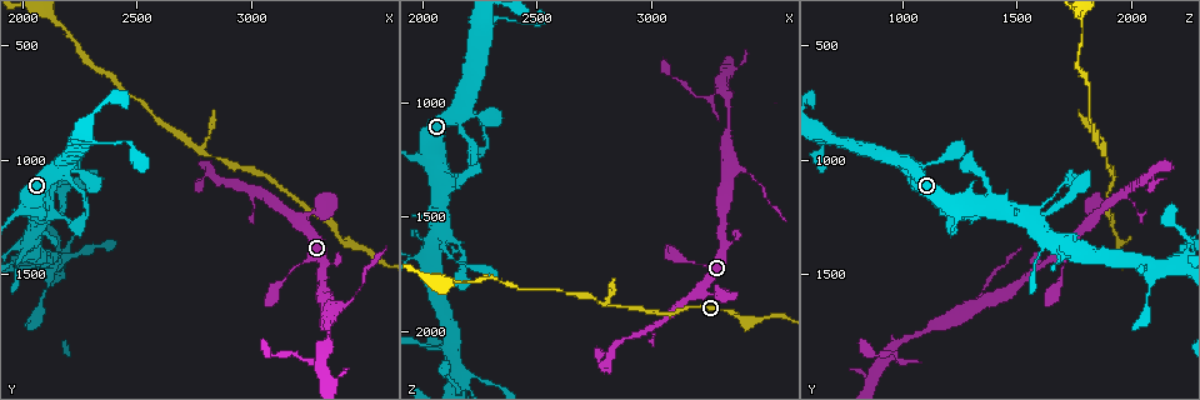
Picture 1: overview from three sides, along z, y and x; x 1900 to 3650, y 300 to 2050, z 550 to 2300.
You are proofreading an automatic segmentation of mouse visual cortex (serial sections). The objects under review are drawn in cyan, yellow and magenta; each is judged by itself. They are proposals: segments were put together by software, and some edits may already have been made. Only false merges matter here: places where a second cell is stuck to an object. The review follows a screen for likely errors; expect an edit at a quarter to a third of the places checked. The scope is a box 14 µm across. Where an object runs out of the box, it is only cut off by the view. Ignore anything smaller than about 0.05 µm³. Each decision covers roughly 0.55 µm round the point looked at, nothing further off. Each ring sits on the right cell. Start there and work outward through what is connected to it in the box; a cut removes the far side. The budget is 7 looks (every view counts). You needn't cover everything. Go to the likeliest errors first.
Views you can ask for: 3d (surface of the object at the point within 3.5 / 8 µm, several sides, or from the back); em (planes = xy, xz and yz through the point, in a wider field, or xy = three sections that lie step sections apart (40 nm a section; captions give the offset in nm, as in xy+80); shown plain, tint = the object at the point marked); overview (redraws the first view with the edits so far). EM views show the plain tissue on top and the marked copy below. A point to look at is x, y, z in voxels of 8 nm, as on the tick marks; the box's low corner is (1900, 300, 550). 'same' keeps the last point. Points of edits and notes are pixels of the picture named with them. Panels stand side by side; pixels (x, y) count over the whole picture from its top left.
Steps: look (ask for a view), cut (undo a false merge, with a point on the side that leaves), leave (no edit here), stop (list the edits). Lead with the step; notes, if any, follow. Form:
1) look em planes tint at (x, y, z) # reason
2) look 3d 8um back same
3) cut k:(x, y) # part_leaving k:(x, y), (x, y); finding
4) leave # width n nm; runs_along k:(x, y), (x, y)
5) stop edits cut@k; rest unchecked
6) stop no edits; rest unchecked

look 3d 8um at (3380, 1650, 1290) # small branch off a trunk

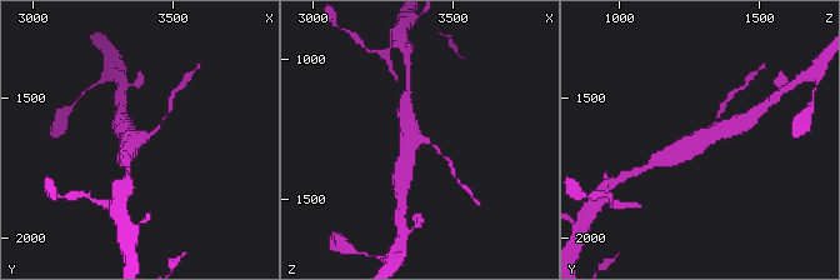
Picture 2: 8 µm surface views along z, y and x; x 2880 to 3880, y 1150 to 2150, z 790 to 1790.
look em xy step 1 tint at (3370, 1640, 1300) # arms 3; arm_widths 150, 500, 500 nm; now the EM

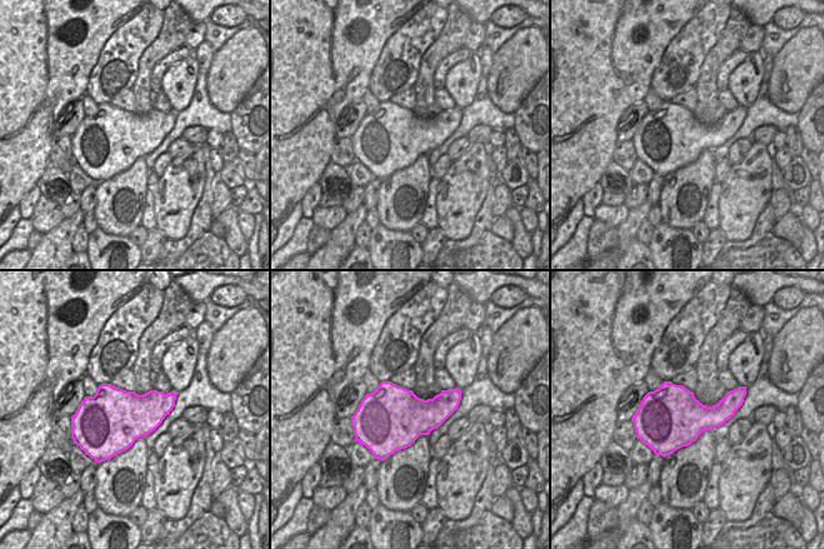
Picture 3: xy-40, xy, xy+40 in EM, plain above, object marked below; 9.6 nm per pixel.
cut 2:(723, 105) # part_leaving 2:(153, 131), (166, 115), (174, 91); two cells meet here

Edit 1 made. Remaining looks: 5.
look 3d 3.5um at (2780, 970, 1890) # a fork

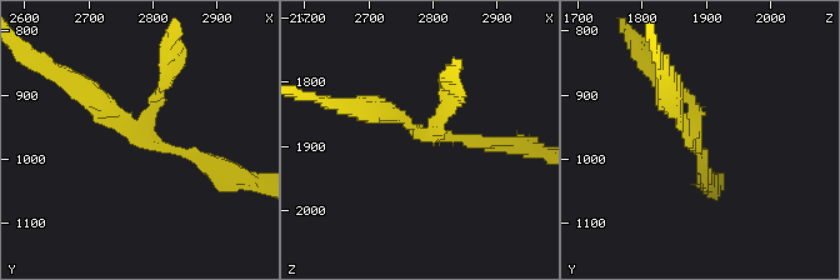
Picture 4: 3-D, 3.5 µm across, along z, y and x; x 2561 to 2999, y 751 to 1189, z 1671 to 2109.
look em xy step 5 tint at (2785, 965, 1880)

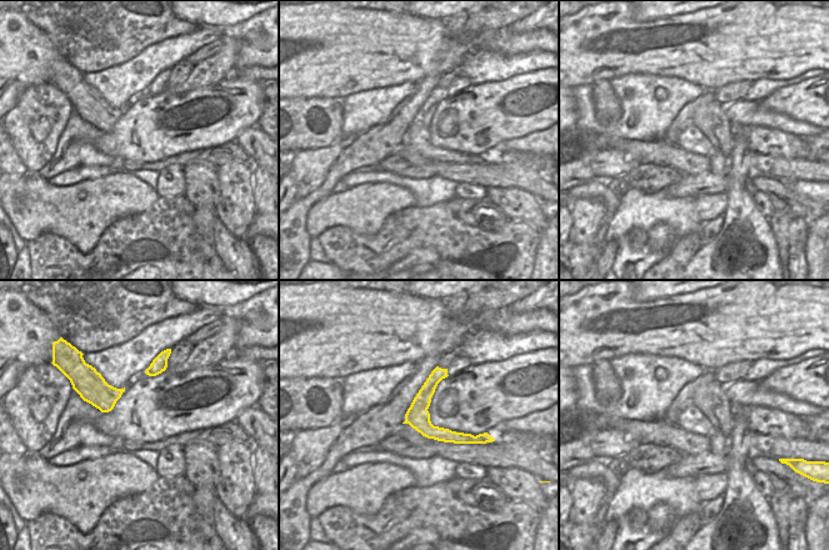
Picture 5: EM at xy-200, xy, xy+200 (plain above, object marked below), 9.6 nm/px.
leave # runs_along 5:(438, 370), (423, 420), (469, 440); continuous, no second cell

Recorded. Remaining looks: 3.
look 3d 3.5um at (2290, 1110, 1070) # sharp bend

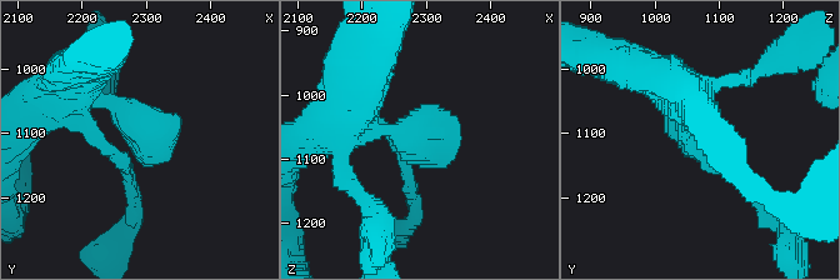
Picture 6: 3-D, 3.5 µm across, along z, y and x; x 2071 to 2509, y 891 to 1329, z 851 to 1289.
leave # runs_along 6:(681, 91), (714, 160), (755, 191); all the same cell

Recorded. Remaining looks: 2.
stop edits cut@2; rest unchecked

